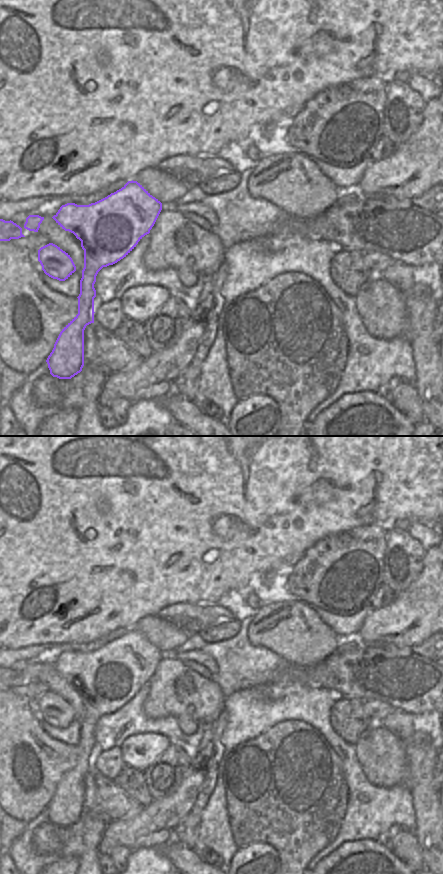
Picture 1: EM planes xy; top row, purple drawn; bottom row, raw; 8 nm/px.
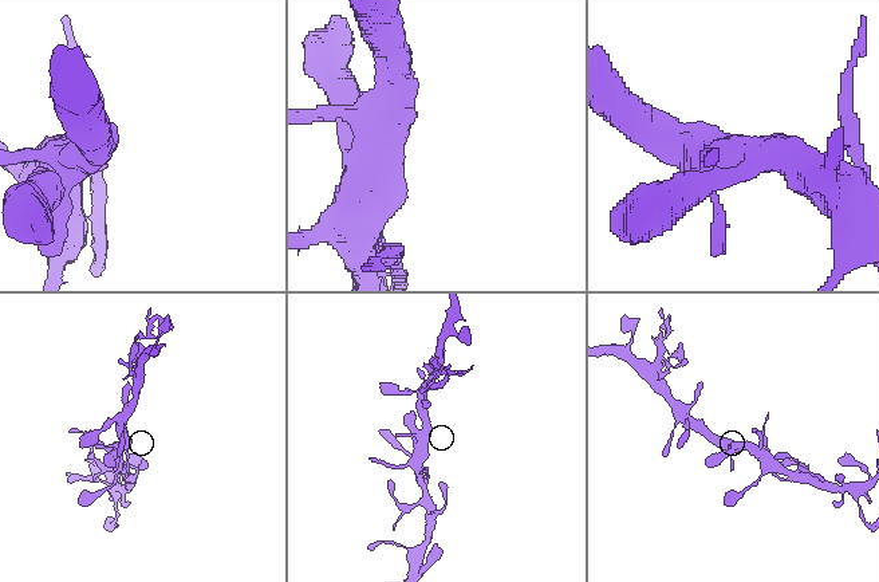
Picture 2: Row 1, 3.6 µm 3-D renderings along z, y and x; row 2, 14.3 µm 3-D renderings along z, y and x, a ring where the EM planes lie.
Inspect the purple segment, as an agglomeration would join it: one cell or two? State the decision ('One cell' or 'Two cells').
One cell

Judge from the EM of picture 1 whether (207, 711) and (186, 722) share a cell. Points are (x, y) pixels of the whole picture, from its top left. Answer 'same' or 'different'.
different

